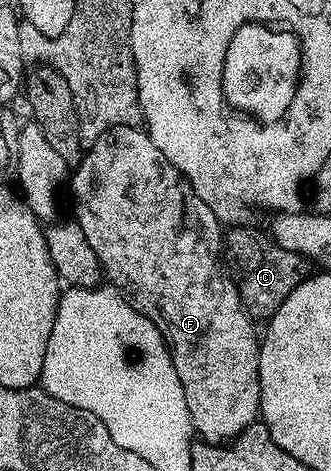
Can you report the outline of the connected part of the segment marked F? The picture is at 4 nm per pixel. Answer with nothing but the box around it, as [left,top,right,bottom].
[68,125,260,445]

